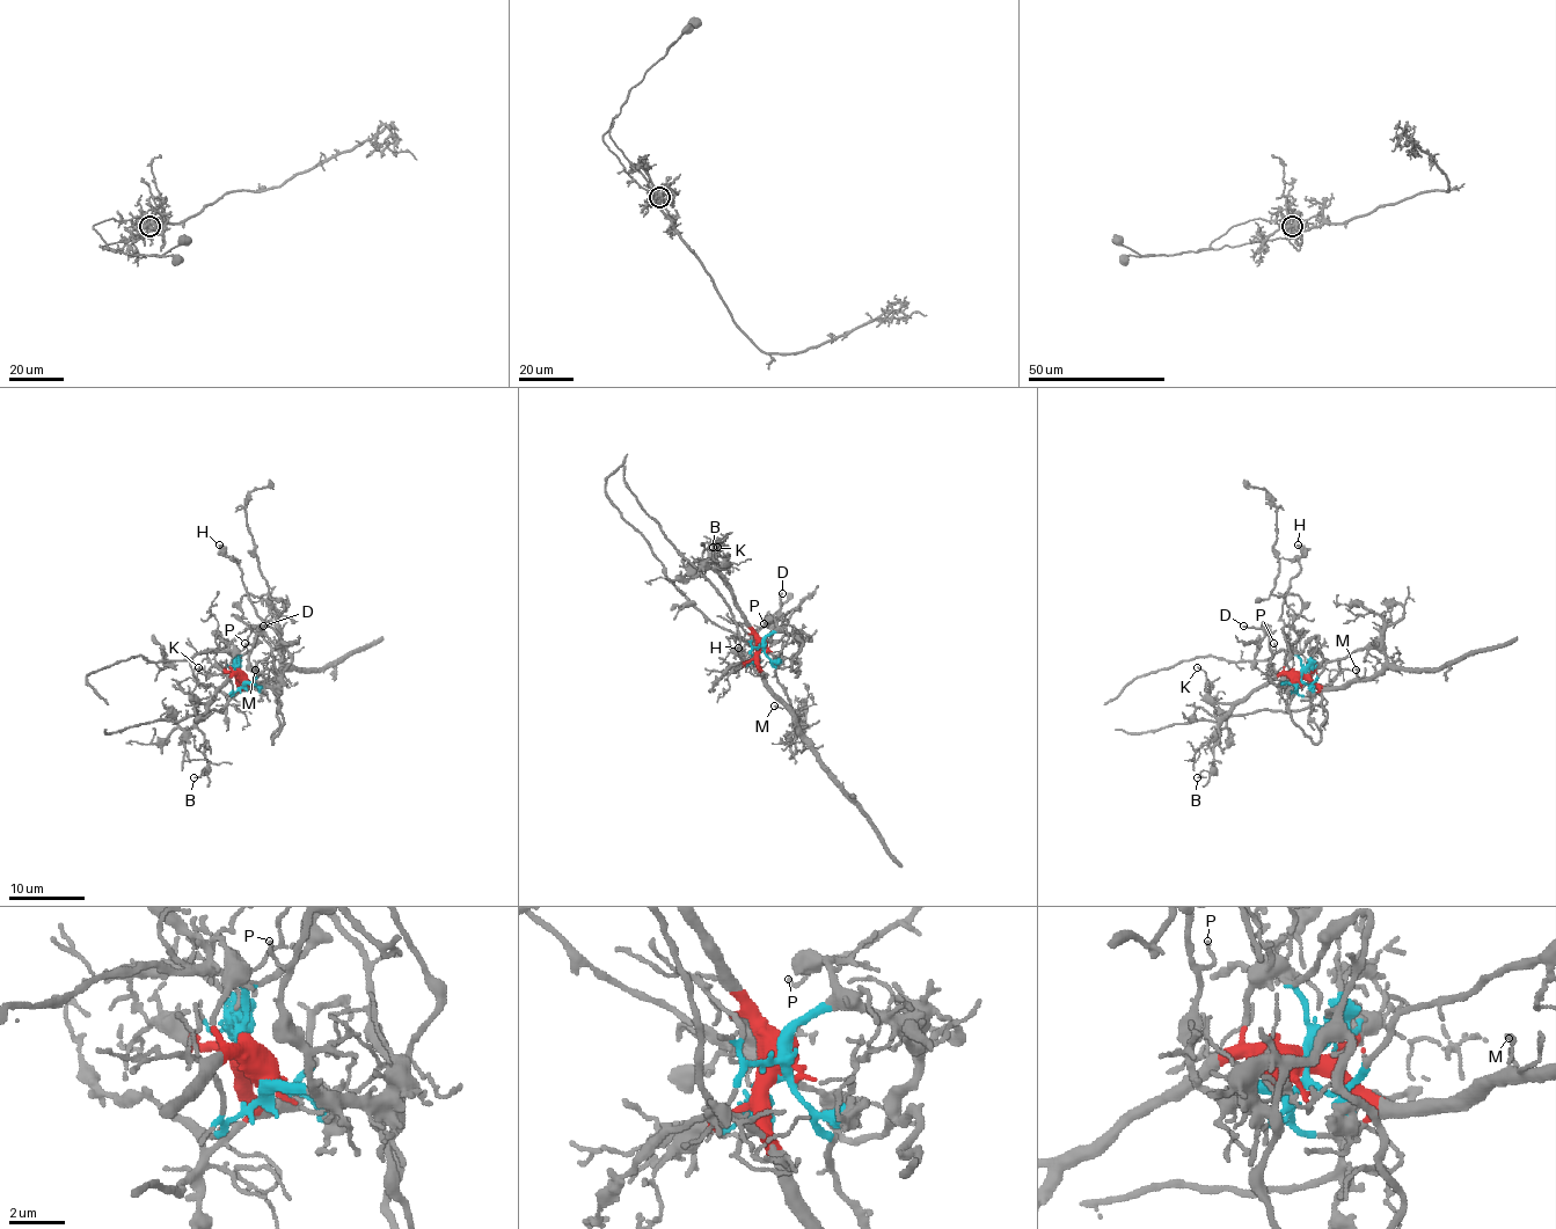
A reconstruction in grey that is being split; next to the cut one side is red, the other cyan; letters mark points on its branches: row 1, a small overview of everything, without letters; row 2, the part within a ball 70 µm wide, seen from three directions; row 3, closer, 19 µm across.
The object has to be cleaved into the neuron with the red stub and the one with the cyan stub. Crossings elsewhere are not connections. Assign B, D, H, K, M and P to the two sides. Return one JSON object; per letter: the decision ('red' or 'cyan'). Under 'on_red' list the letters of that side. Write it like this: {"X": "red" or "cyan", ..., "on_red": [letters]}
{"B": "red", "D": "cyan", "H": "cyan", "K": "red", "M": "red", "P": "cyan", "on_red": ["B", "K", "M"]}

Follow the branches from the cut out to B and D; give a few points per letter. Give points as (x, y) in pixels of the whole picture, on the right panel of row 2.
B: (1299, 678), (1280, 674), (1248, 694), (1218, 729), (1212, 767), (1197, 776)
D: (1299, 678), (1295, 684), (1275, 684), (1269, 674), (1269, 637), (1261, 629), (1242, 626)

